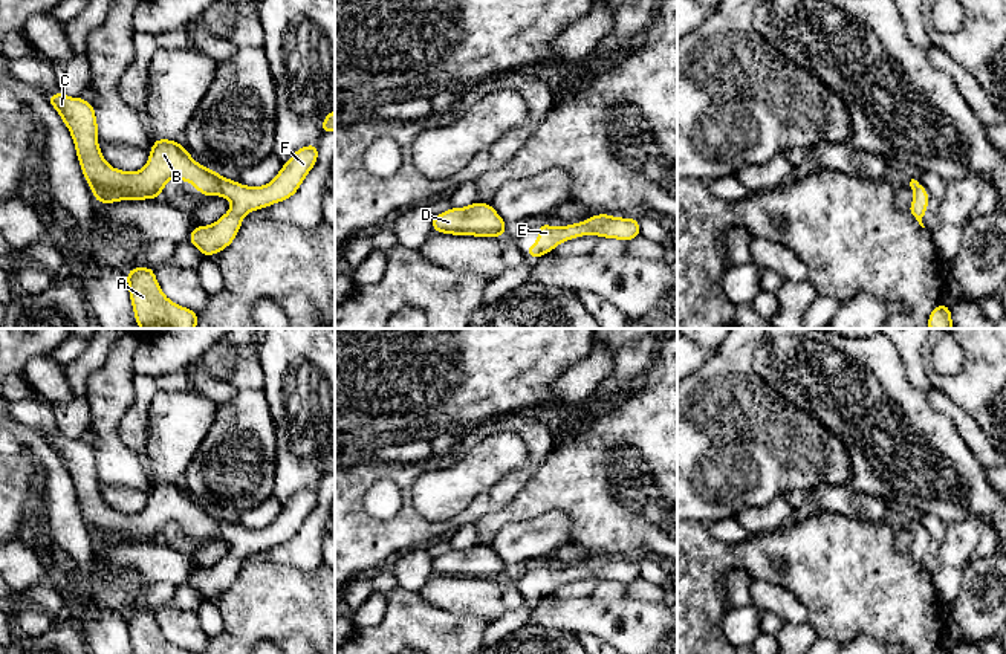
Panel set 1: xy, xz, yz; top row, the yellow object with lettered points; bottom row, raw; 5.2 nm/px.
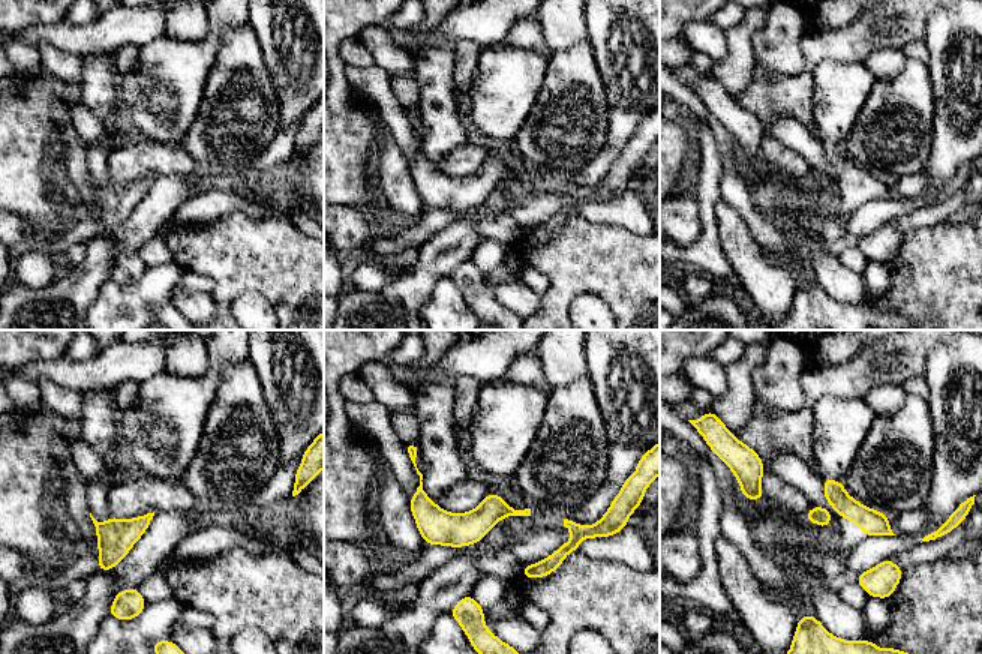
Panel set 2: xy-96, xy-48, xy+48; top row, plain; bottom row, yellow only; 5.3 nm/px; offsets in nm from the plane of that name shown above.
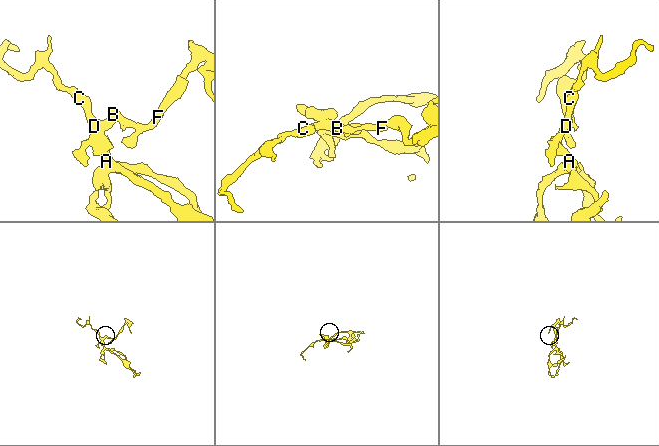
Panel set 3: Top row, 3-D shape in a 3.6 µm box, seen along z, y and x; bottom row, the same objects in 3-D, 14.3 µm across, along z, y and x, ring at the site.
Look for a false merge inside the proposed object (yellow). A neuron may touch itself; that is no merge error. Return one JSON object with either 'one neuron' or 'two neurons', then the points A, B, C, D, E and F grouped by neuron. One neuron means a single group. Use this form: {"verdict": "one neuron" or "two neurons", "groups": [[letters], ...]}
{"verdict": "one neuron", "groups": [["A", "B", "C", "D", "E", "F"]]}

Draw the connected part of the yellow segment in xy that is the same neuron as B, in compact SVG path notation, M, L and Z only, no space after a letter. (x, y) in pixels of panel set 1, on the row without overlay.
M63 434L46 440L72 477L84 521L98 546L162 539L170 521L193 524L194 532L203 539L222 538L231 542L229 553L216 565L196 568L190 576L188 584L205 599L228 590L240 573L242 561L251 553L292 539L318 503L318 487L301 489L272 524L264 529L246 529L197 506L177 483L154 481L141 513L121 513L110 509L101 495L95 449L89 443L70 440Z

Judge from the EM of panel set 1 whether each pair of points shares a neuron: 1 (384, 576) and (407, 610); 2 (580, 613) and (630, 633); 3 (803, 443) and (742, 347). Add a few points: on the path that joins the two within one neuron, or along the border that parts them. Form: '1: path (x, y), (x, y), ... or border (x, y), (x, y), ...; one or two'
1: border (396, 584), (387, 596); two
2: path (592, 616), (598, 618), (618, 636); one
3: path (778, 419), (742, 382), (742, 372); one

